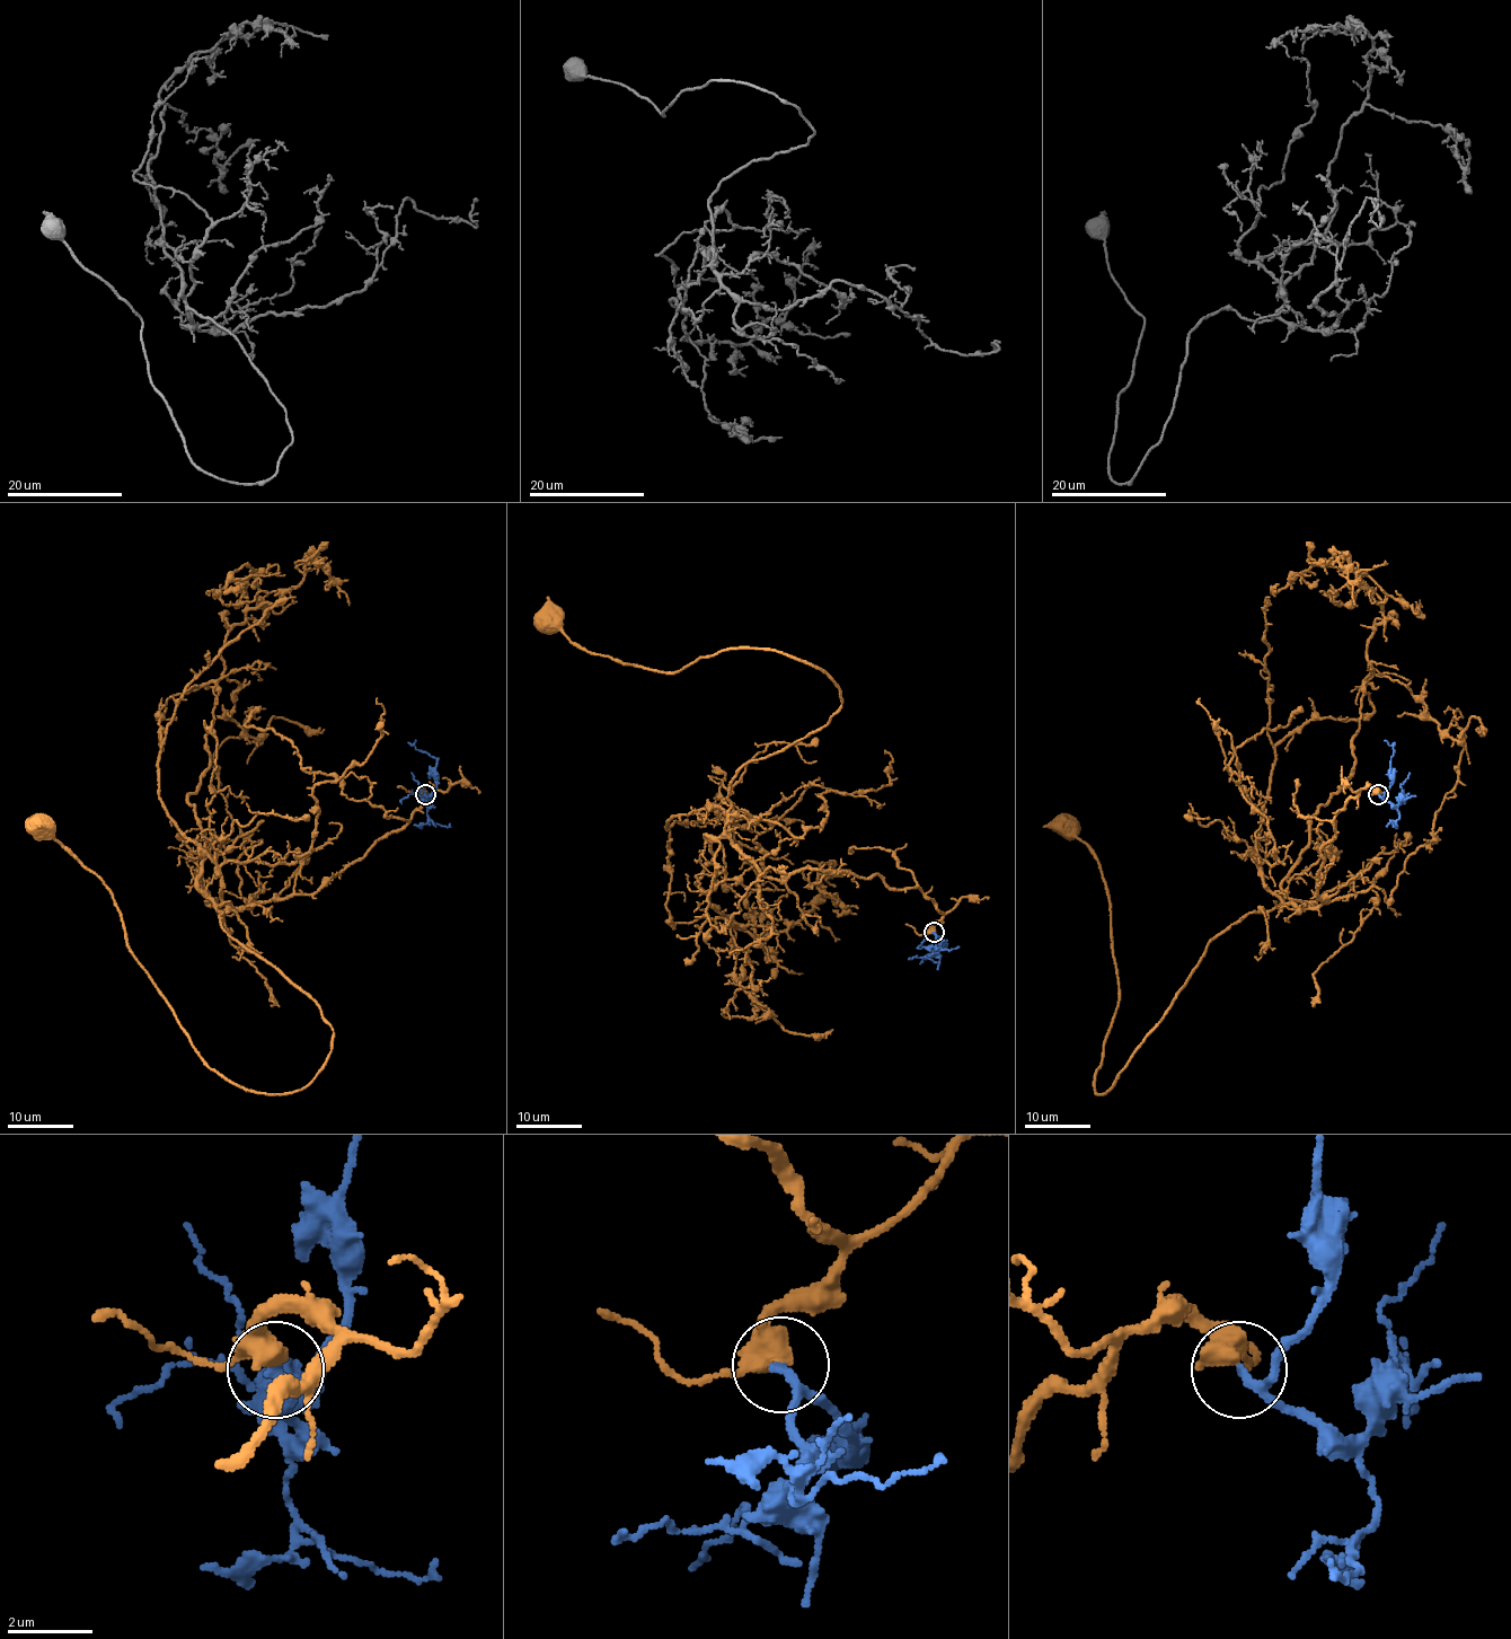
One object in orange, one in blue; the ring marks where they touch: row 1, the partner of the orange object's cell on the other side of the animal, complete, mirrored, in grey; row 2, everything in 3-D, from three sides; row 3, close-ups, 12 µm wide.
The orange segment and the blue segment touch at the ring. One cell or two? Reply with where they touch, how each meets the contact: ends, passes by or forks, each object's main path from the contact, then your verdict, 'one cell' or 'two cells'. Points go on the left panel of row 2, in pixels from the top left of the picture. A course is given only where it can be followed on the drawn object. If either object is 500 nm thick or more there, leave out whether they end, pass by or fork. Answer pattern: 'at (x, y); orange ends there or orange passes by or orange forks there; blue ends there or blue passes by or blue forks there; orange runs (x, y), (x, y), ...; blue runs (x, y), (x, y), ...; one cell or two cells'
at (425, 794); orange passes by; blue passes by; orange runs (424, 793), (311, 893), (217, 908), (330, 1027), (307, 1085), (271, 1094), (208, 1066), (109, 889), (38, 824); blue runs (424, 795), (427, 796), (436, 786), (436, 759), (416, 749), (415, 741); two cells

